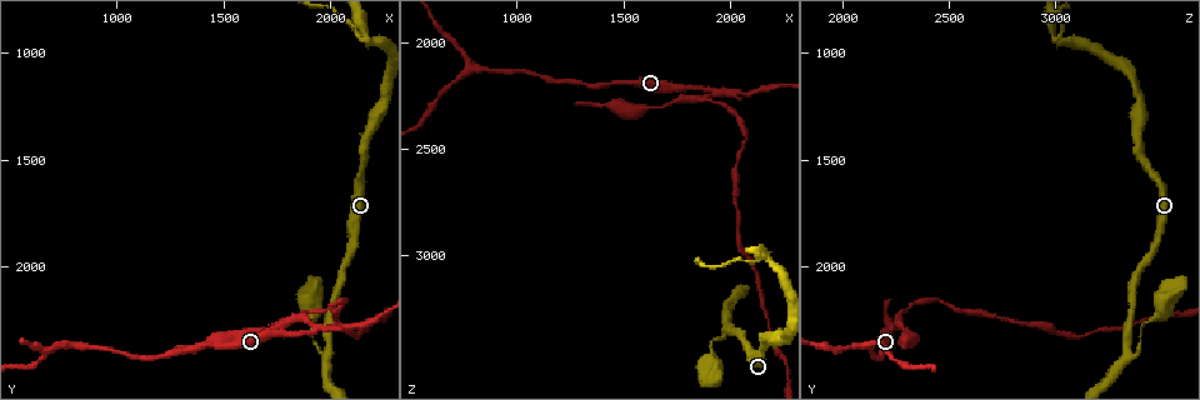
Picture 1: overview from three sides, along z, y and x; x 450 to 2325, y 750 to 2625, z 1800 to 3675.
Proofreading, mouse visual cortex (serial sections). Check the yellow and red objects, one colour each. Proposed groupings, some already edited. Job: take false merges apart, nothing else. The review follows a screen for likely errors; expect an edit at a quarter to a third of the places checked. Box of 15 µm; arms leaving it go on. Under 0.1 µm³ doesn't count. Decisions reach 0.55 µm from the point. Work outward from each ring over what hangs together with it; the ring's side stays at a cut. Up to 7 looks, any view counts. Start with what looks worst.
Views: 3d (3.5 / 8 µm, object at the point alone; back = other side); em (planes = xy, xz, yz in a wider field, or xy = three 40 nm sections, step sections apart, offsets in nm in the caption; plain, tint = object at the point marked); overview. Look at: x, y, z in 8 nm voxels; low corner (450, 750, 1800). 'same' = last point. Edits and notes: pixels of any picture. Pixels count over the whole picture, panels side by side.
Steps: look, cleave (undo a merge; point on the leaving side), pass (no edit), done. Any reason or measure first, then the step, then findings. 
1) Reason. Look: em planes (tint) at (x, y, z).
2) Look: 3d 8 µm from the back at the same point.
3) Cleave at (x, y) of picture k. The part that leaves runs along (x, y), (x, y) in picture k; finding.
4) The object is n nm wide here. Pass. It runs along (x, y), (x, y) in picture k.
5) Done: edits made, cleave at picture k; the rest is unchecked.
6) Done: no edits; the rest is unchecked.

Look: 3d 3.5 µm at (1900, 2270, 2260).

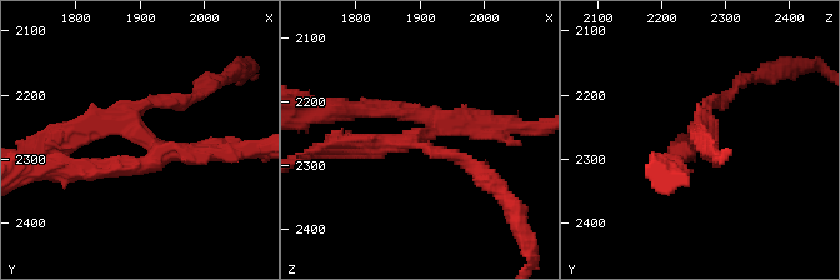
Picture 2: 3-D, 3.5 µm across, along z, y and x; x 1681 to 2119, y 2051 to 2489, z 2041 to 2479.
4 arms meet here; the arms are 150, 150, 250, 250 nm wide. Look: em planes (tint) at (1900, 2260, 2250).

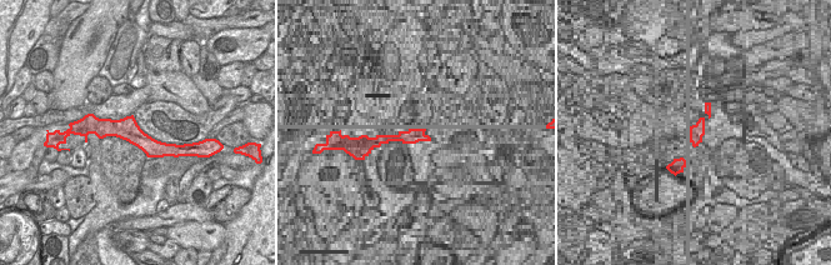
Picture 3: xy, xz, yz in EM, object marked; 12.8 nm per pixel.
Cleave at (371, 153) of picture 2. The part that leaves runs along (419, 135), (315, 150) in picture 2; two cells meet here.

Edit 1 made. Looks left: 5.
Look: overview.

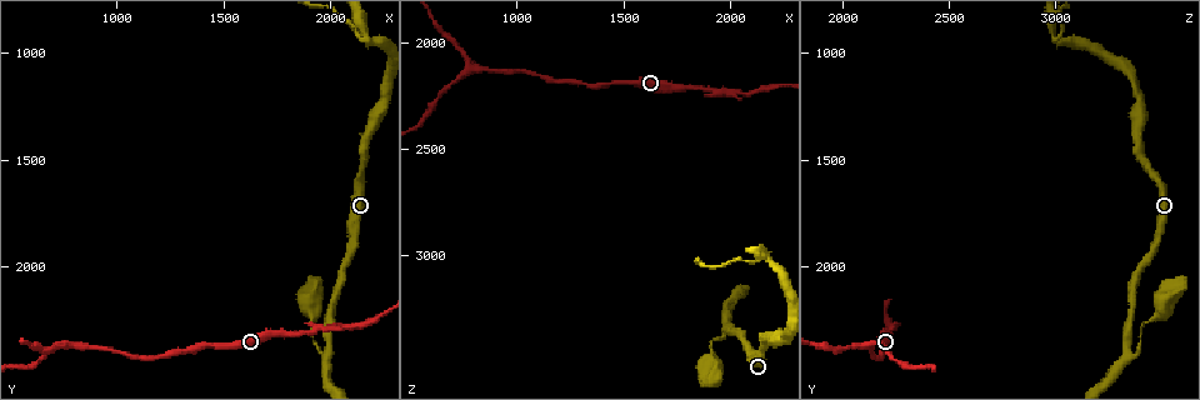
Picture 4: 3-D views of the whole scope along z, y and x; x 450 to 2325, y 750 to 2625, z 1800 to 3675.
Three-way junction. Look: 3d 3.5 µm at (2160, 930, 2980).

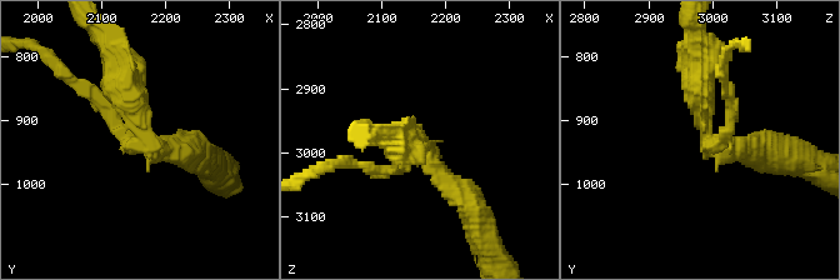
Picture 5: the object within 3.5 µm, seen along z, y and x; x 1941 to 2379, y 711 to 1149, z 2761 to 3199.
Look: em xy step 2 (tint) at (2160, 930, 2985).

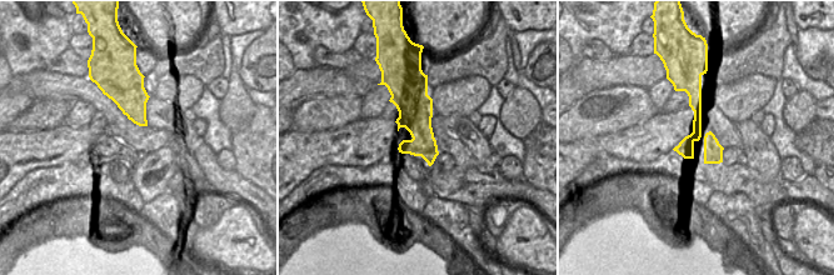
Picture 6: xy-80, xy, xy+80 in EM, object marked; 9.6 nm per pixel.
3 arms meet here. Cleave at (98, 106) of picture 5. The part that leaves runs along (123, 134), (110, 106), (49, 56) in picture 5; a second cell is stuck on.

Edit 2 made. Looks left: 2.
Arms part here. Look: 3d 3.5 µm from the back at (760, 2360, 2120).

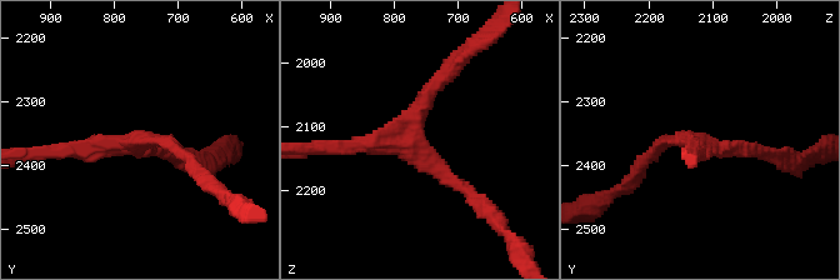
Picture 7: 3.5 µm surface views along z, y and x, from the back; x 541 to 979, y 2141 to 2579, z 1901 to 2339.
3 arms meet here; the arms are 200, 200, 200 nm wide. Look: em xy step 2 (tint) at (770, 2365, 2125).

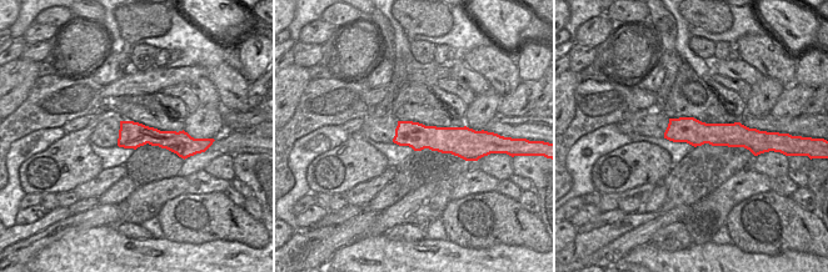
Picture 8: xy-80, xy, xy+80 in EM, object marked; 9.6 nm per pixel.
Pass. One cell here.

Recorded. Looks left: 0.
Done: edits made, cleave at picture 2, cleave at picture 5; the rest is unchecked.

